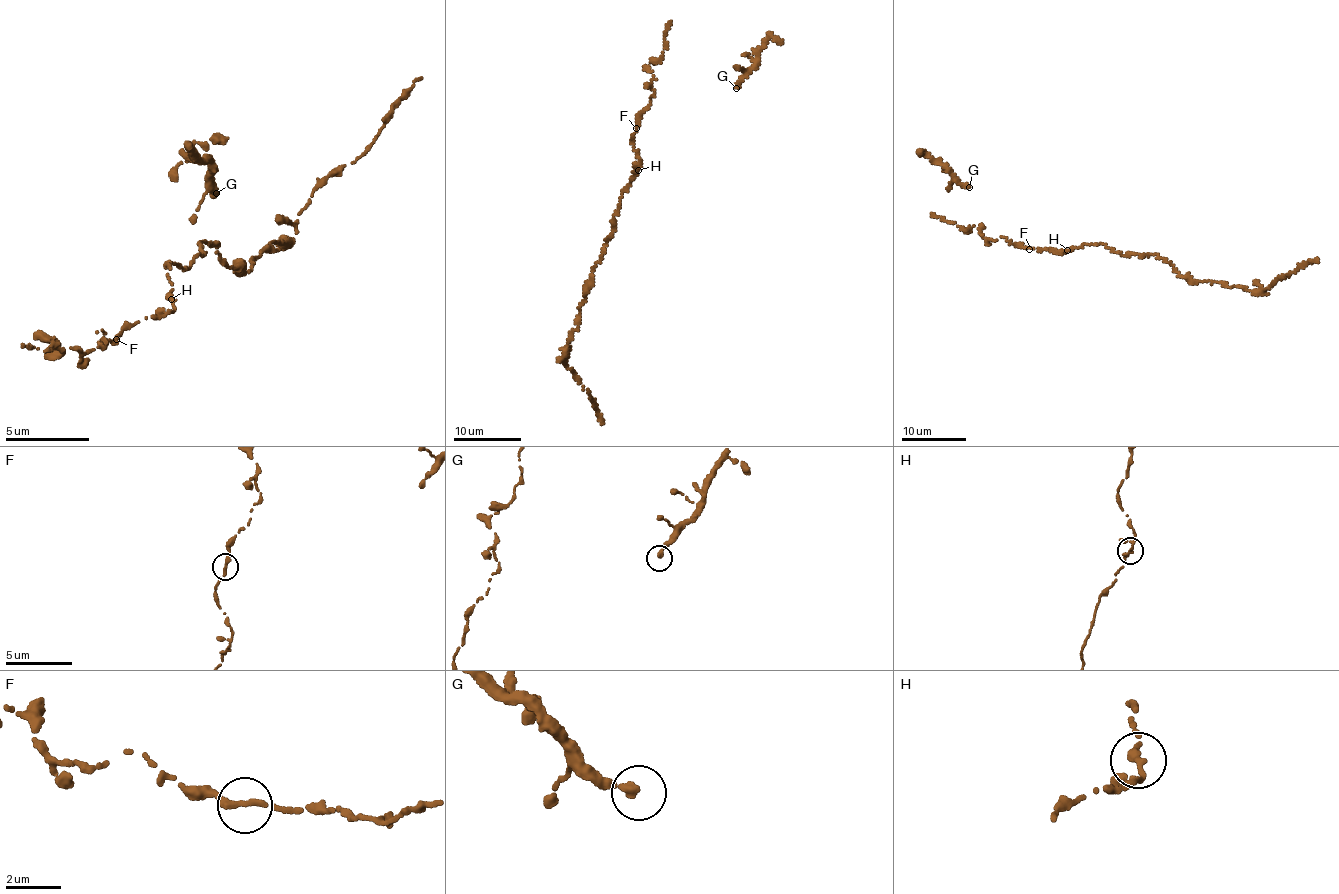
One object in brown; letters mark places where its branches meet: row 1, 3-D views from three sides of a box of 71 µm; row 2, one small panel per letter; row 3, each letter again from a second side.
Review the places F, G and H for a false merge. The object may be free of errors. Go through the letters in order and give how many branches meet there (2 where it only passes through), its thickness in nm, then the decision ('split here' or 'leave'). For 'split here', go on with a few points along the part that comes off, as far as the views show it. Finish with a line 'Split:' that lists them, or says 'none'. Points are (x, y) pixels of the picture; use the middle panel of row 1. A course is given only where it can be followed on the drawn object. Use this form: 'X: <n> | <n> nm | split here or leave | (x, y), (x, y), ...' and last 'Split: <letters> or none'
F: 2 | 260 nm | leave
G: 1 | 320 nm | leave
H: 2 | 240 nm | leave
Split: none

